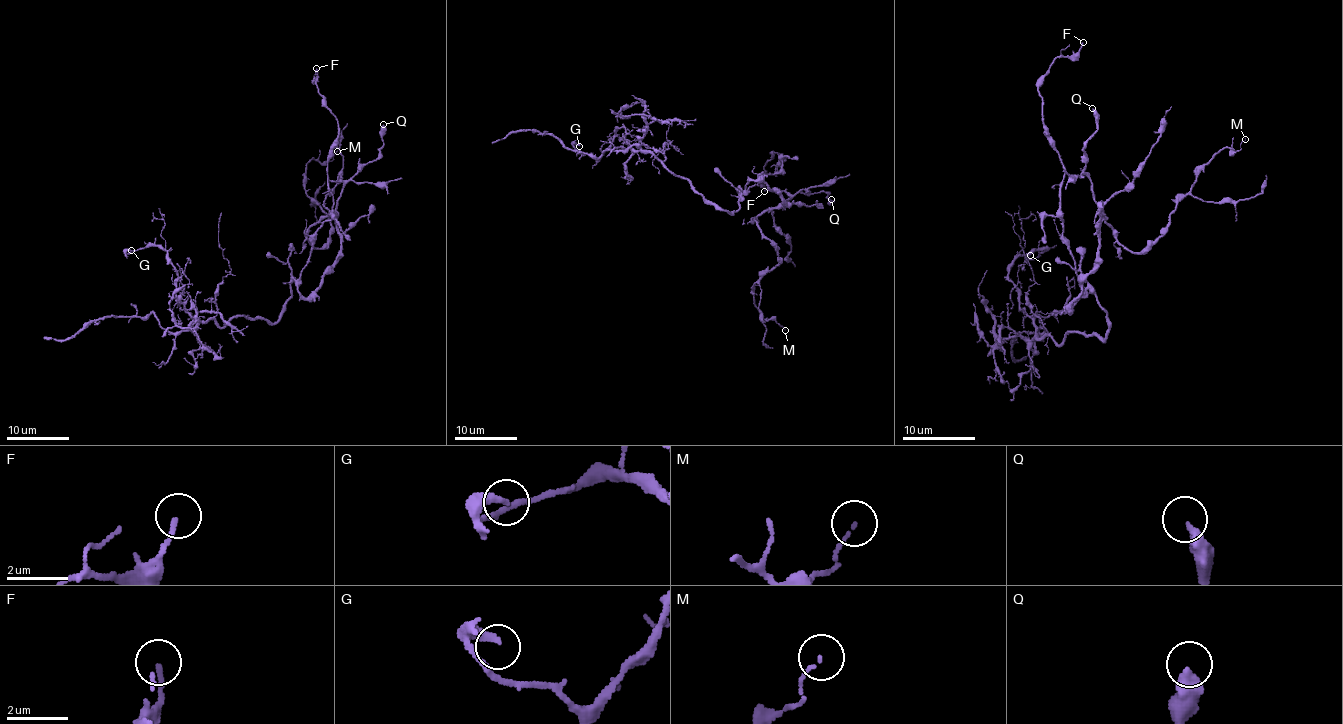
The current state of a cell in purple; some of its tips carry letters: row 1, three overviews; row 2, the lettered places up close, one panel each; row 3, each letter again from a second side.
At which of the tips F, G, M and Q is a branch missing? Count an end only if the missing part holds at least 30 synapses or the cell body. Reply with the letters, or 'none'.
none

